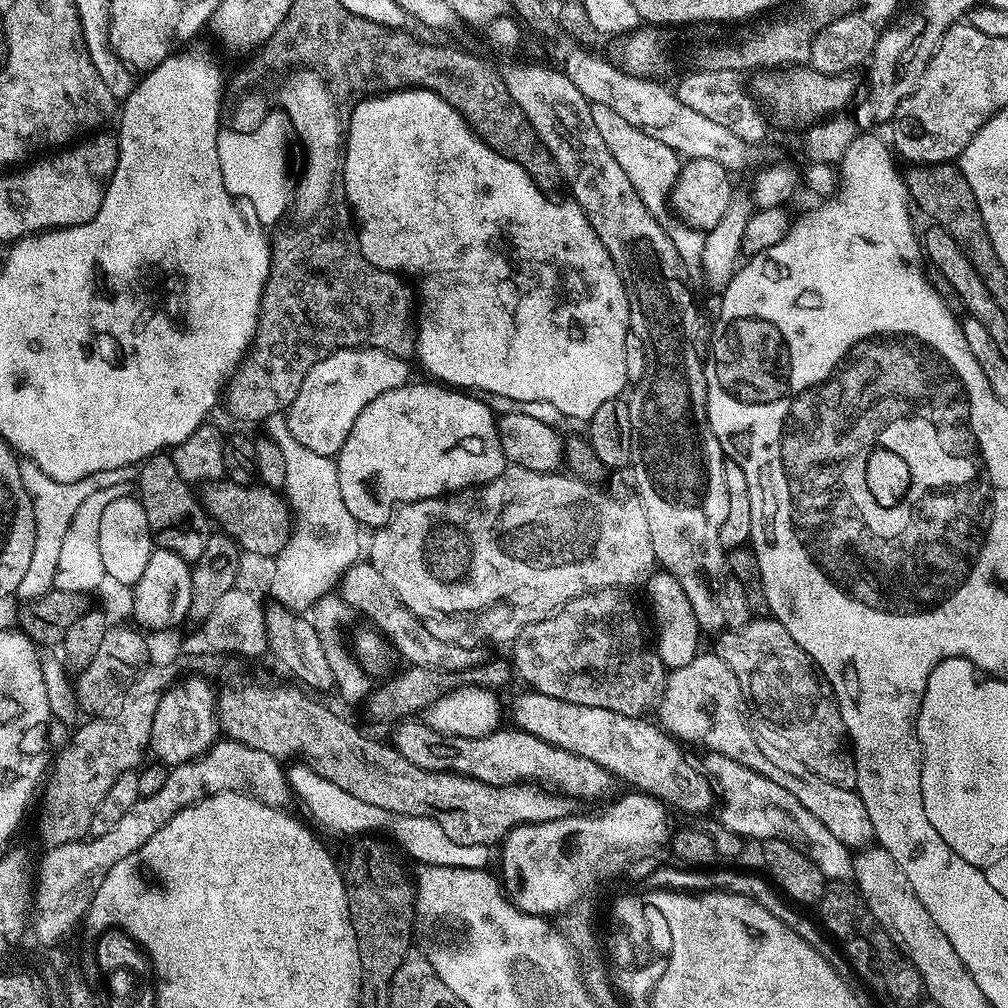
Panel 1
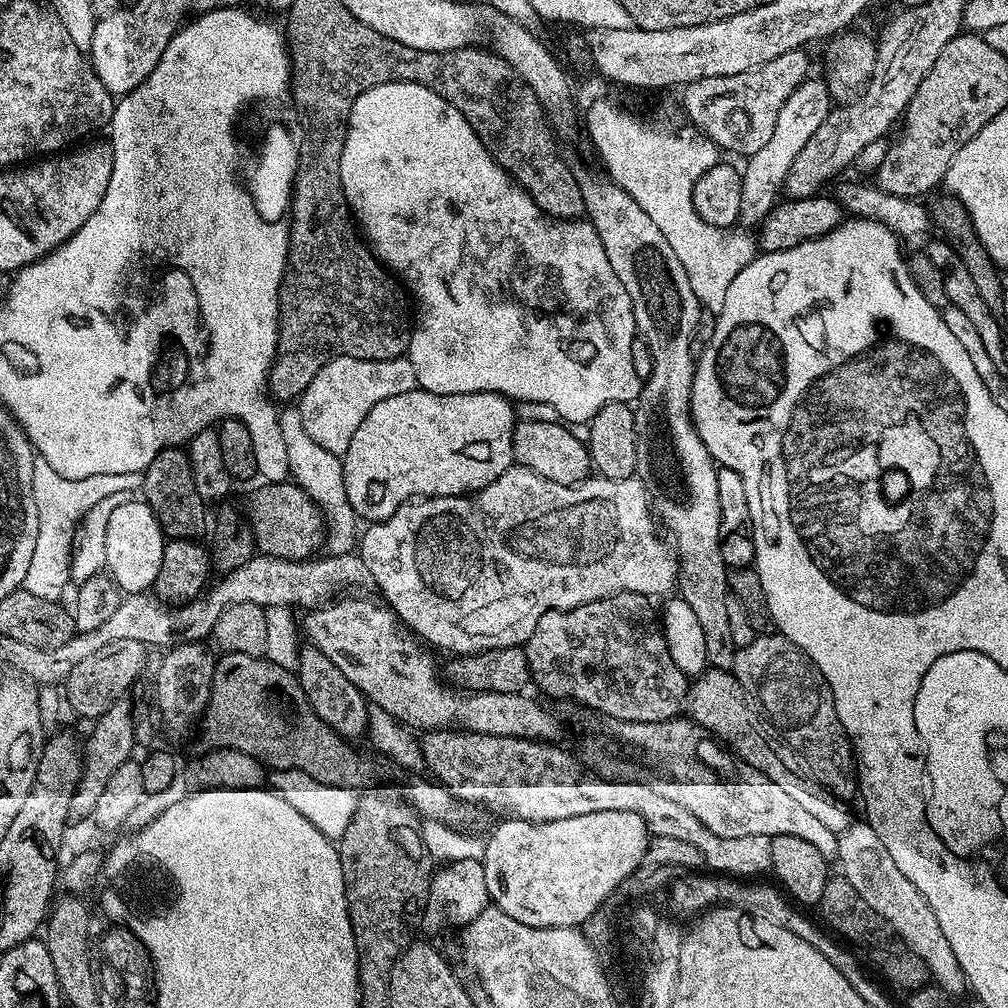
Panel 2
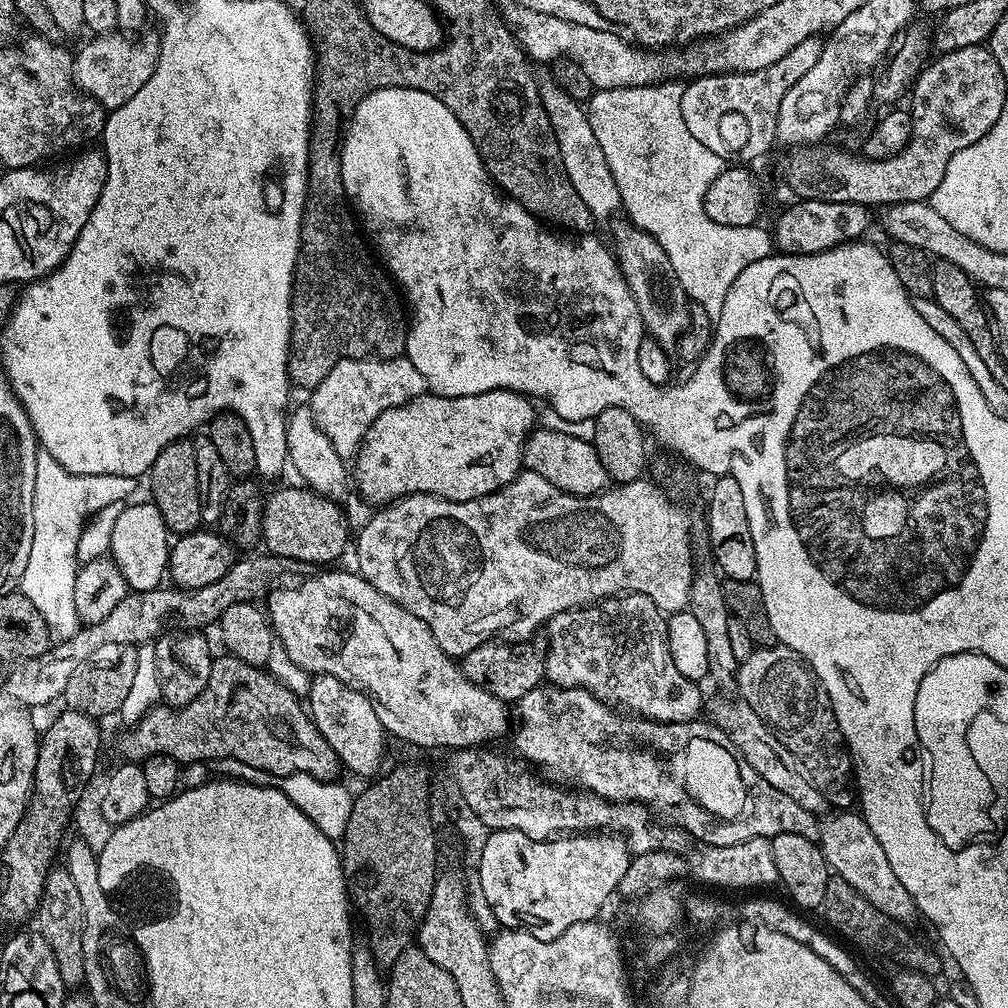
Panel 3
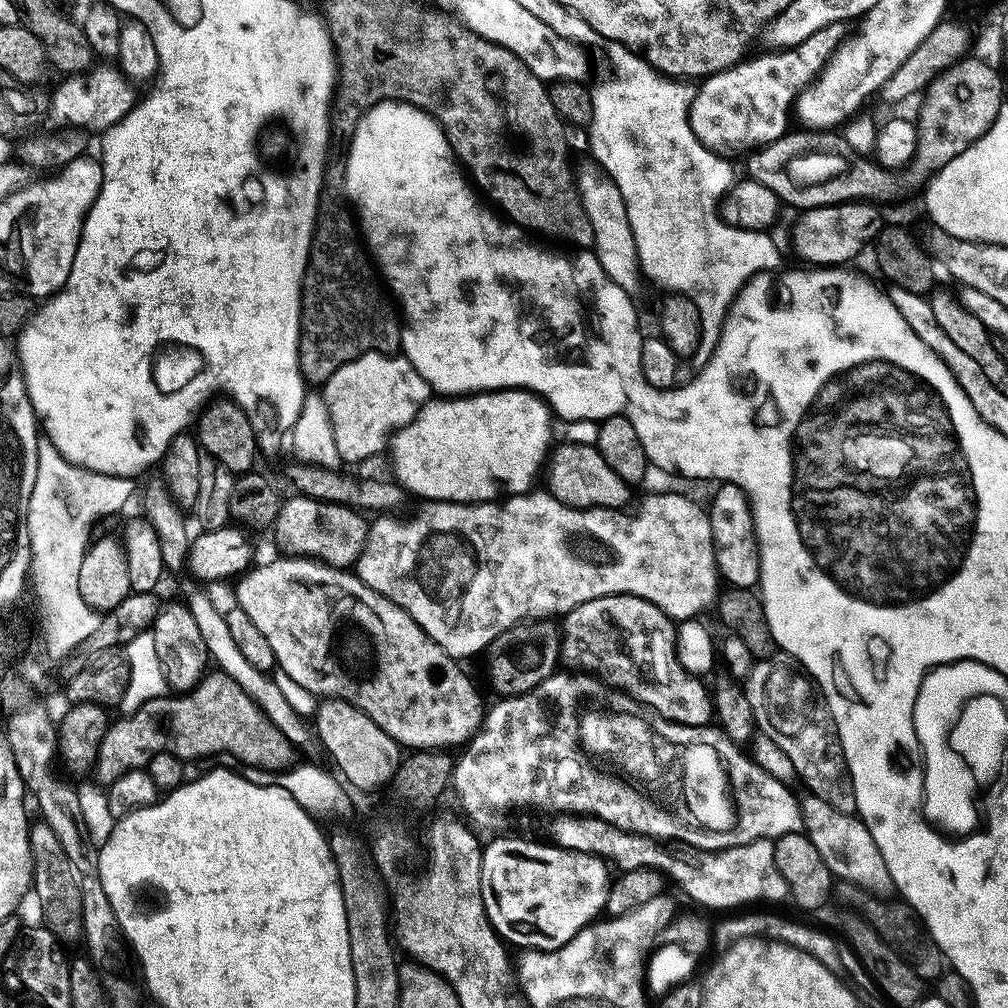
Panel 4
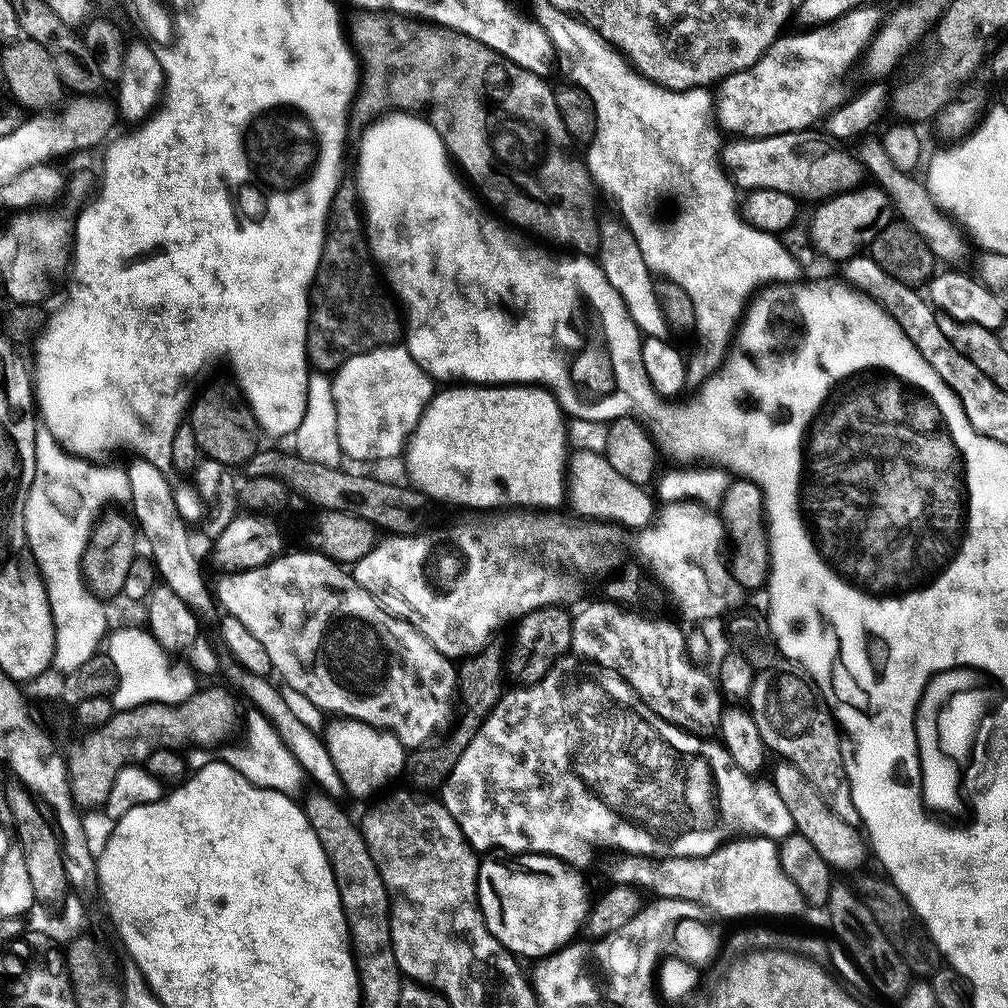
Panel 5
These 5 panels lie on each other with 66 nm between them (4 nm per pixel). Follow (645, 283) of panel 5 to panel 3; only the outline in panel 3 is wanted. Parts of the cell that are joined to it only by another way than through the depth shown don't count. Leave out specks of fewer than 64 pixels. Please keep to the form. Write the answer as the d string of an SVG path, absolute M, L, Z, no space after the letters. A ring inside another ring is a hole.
M541 79L539 85L550 126L554 126L554 134L558 138L558 150L562 150L562 166L566 166L566 174L574 185L574 190L578 190L578 198L586 202L586 210L590 210L593 221L610 219L616 211L621 211L620 191L618 182L614 182L614 174L610 174L606 154L602 154L602 146L598 146L598 138L594 138L587 111L582 107L581 101L573 99L555 79Z

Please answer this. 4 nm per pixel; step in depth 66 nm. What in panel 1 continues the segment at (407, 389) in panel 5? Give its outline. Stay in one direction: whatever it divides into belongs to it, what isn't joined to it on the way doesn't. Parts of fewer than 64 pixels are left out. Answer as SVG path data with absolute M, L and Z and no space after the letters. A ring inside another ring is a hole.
M347 348L322 358L318 366L310 366L302 390L298 390L298 398L288 407L290 432L302 446L314 450L314 454L339 456L354 422L358 422L358 414L362 414L378 394L398 390L398 386L409 383L408 363L405 357L377 348Z

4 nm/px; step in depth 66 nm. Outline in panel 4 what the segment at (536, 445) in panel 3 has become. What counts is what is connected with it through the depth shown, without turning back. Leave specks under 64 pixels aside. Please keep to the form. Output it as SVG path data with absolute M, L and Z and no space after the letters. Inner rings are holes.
M557 443L551 449L550 455L546 460L546 472L548 468L548 484L547 491L552 493L554 498L558 498L558 502L562 502L571 508L619 508L623 509L624 504L628 500L628 492L630 486L622 478L618 478L618 474L614 474L614 470L610 470L610 466L606 466L606 458L602 458L602 454L595 446L591 444L565 444Z

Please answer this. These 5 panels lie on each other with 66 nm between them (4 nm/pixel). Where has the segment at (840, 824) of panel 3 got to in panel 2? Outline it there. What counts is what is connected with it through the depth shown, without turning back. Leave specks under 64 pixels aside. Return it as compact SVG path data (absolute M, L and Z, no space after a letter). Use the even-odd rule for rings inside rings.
M854 822L845 832L837 835L836 842L834 860L835 863L840 863L839 875L844 876L846 882L854 886L854 890L858 890L858 895L866 902L866 906L870 906L874 914L881 916L885 925L896 933L896 937L914 954L918 954L922 962L926 962L929 977L934 981L935 987L939 988L941 993L948 995L949 992L952 996L958 995L962 990L965 991L964 972L960 969L958 958L954 958L954 950L950 950L950 942L946 942L946 934L942 934L942 926L938 926L938 918L934 918L934 910L930 910L930 902L926 902L918 886L914 886L914 882L910 882L910 878L906 878L906 874L898 870L894 858L886 854L886 846L882 846L882 838L878 838L878 834L874 834L874 830L866 822Z

